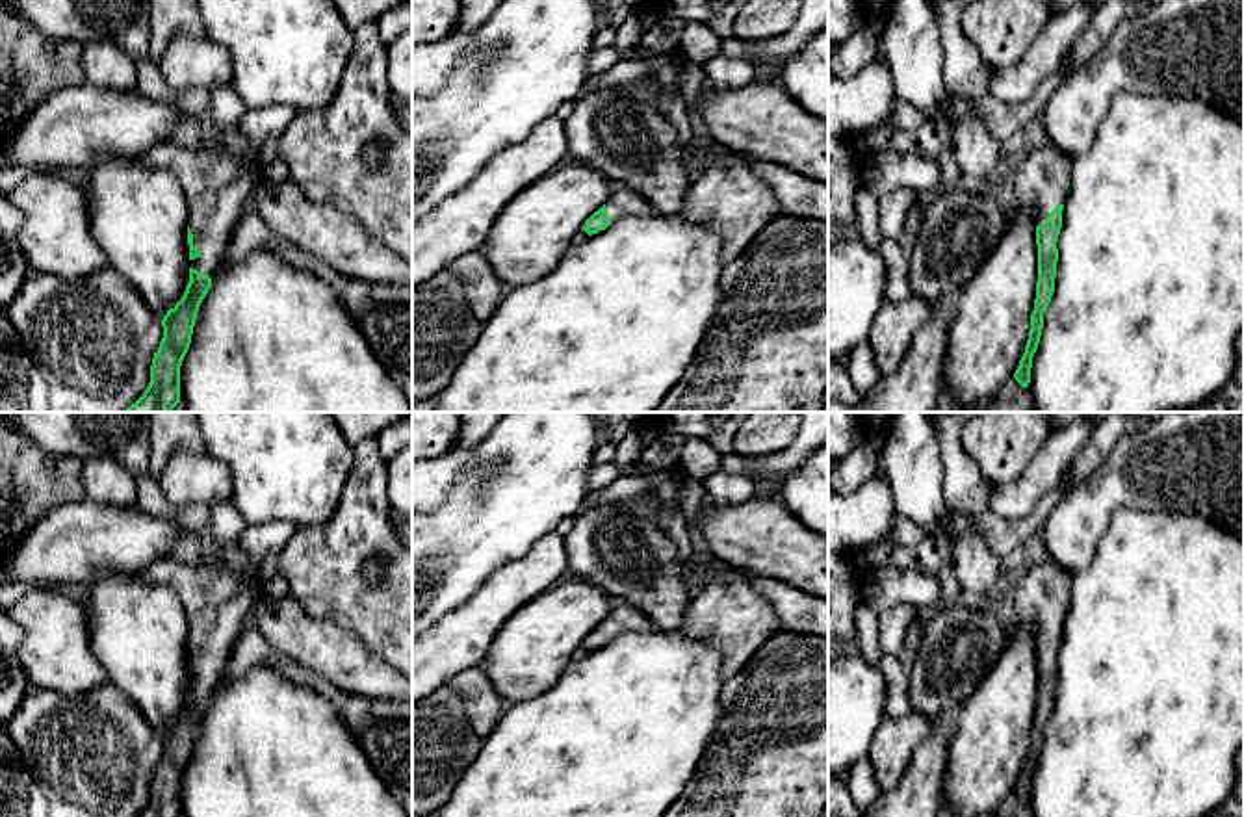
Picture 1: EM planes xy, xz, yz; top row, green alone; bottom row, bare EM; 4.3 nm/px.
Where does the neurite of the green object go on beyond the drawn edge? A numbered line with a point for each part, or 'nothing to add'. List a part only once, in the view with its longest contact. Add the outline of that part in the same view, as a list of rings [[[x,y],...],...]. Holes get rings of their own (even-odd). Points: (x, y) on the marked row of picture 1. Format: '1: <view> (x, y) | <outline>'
1: xy (216, 184) | [[[175,141],[158,143],[136,160],[167,171],[182,186],[188,227],[201,253],[191,260],[191,267],[214,280],[243,215],[245,201],[264,182],[266,160],[251,152],[240,158],[215,143],[189,150]]]

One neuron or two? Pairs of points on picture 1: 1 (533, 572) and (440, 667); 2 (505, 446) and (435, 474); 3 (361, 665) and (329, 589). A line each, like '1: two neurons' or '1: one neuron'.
1: one neuron
2: two neurons
3: two neurons

